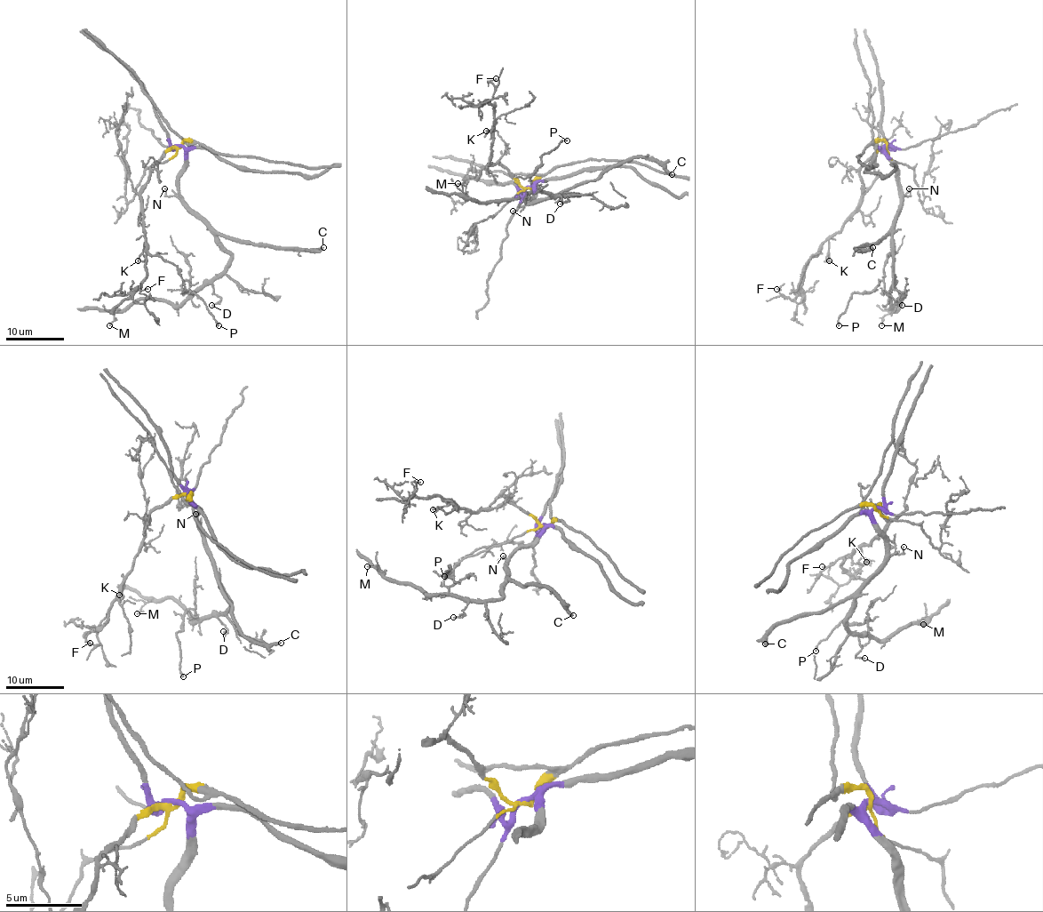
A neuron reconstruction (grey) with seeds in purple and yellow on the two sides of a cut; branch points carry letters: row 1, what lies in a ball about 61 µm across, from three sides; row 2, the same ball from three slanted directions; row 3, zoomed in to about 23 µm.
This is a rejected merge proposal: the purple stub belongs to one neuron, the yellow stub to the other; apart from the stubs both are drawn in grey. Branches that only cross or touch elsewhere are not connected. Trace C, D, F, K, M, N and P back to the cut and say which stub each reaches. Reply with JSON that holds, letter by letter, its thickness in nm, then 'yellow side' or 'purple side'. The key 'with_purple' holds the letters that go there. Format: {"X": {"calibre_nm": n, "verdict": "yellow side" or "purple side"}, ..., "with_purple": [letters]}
{"C": {"calibre_nm": 320, "verdict": "purple side"}, "D": {"calibre_nm": 110, "verdict": "purple side"}, "F": {"calibre_nm": 80, "verdict": "yellow side"}, "K": {"calibre_nm": 150, "verdict": "yellow side"}, "M": {"calibre_nm": 100, "verdict": "purple side"}, "N": {"calibre_nm": 120, "verdict": "purple side"}, "P": {"calibre_nm": 180, "verdict": "purple side"}, "with_purple": ["C", "D", "M", "N", "P"]}

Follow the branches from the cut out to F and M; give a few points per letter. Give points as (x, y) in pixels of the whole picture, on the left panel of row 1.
F: (179, 146), (149, 171), (142, 191), (147, 279), (133, 299), (142, 303), (147, 296), (140, 292), (148, 289)
M: (179, 146), (185, 149), (180, 198), (215, 235), (229, 264), (179, 305), (138, 299), (108, 325)

